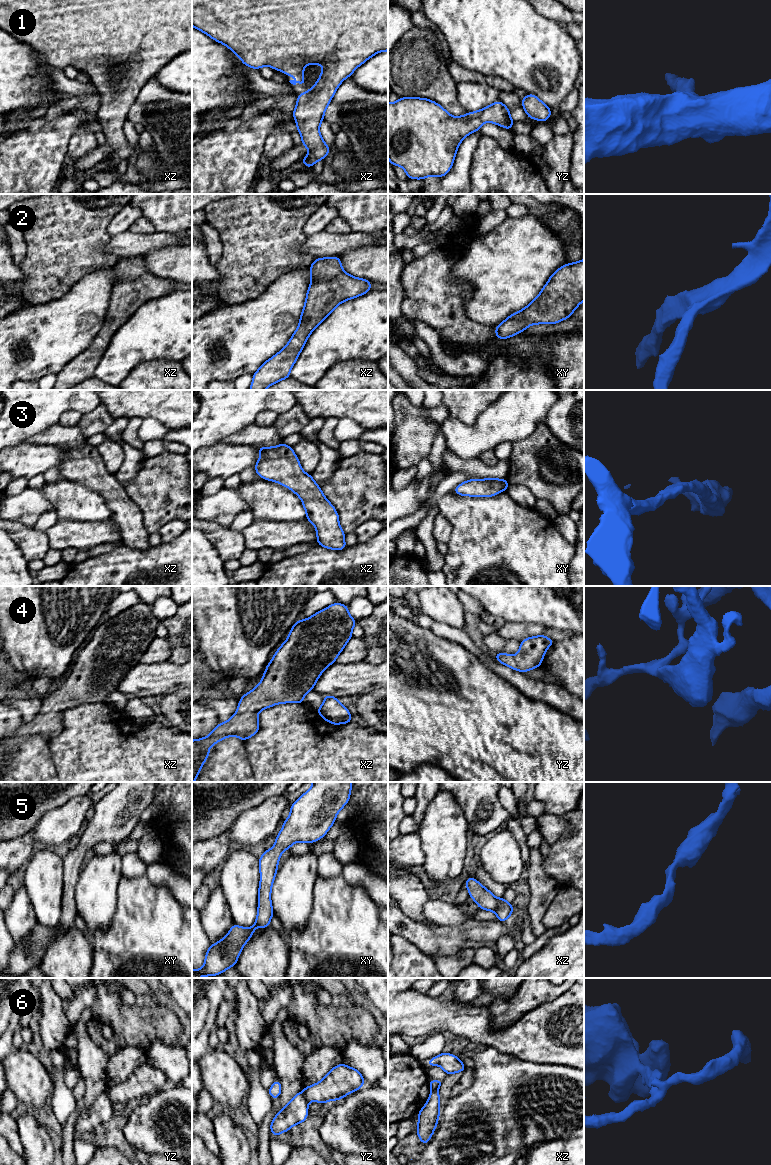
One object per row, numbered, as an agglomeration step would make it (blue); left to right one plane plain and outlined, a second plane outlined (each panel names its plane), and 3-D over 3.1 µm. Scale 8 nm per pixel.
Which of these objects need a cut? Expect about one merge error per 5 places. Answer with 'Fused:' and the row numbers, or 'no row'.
Fused: 6

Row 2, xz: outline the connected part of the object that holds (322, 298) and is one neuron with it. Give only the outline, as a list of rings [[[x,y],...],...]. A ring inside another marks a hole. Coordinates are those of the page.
[[[338,256],[316,258],[309,268],[311,283],[299,325],[287,345],[253,374],[250,390],[265,390],[290,378],[290,371],[312,331],[342,302],[371,290],[371,281],[346,273]]]

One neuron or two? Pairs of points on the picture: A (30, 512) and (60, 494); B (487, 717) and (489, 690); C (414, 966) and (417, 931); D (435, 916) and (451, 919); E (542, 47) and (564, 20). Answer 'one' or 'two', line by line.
A: two
B: one
C: two
D: one
E: two

